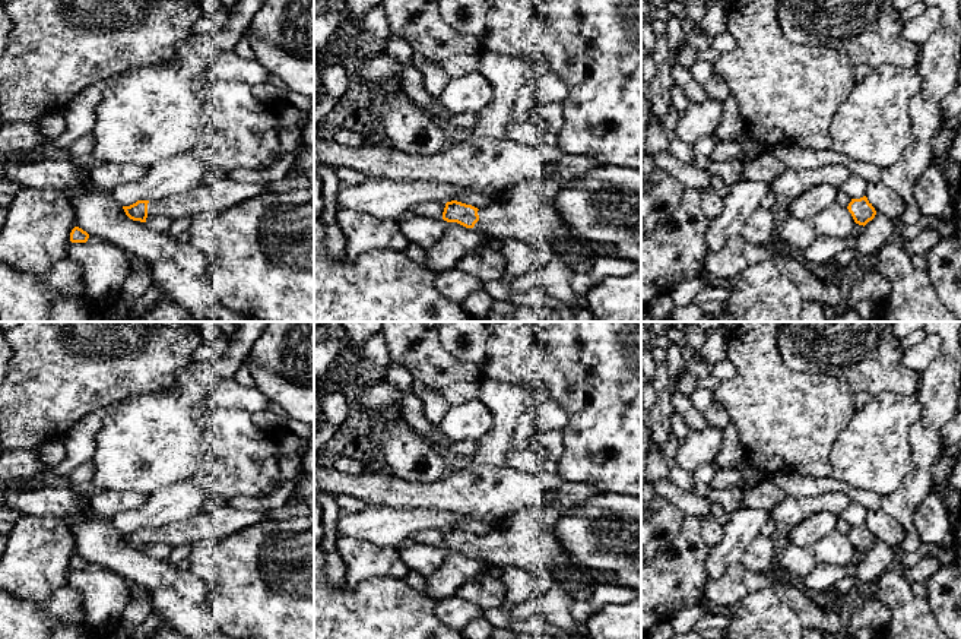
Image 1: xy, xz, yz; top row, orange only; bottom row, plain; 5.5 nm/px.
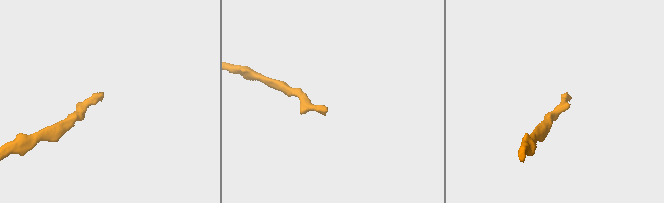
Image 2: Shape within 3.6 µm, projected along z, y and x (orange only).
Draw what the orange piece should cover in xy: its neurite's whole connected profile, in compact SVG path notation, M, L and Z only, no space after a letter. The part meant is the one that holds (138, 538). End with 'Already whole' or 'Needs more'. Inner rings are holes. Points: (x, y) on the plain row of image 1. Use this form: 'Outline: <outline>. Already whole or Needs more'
Outline: M213 507L180 522L152 528L137 528L130 534L123 534L123 537L130 547L140 550L146 550L150 544L166 544L169 547L183 544L194 545L202 541L234 534L264 519L267 518L261 512Z. Needs more

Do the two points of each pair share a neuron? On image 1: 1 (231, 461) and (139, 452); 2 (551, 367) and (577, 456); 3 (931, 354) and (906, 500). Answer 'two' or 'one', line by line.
1: one
2: one
3: two

